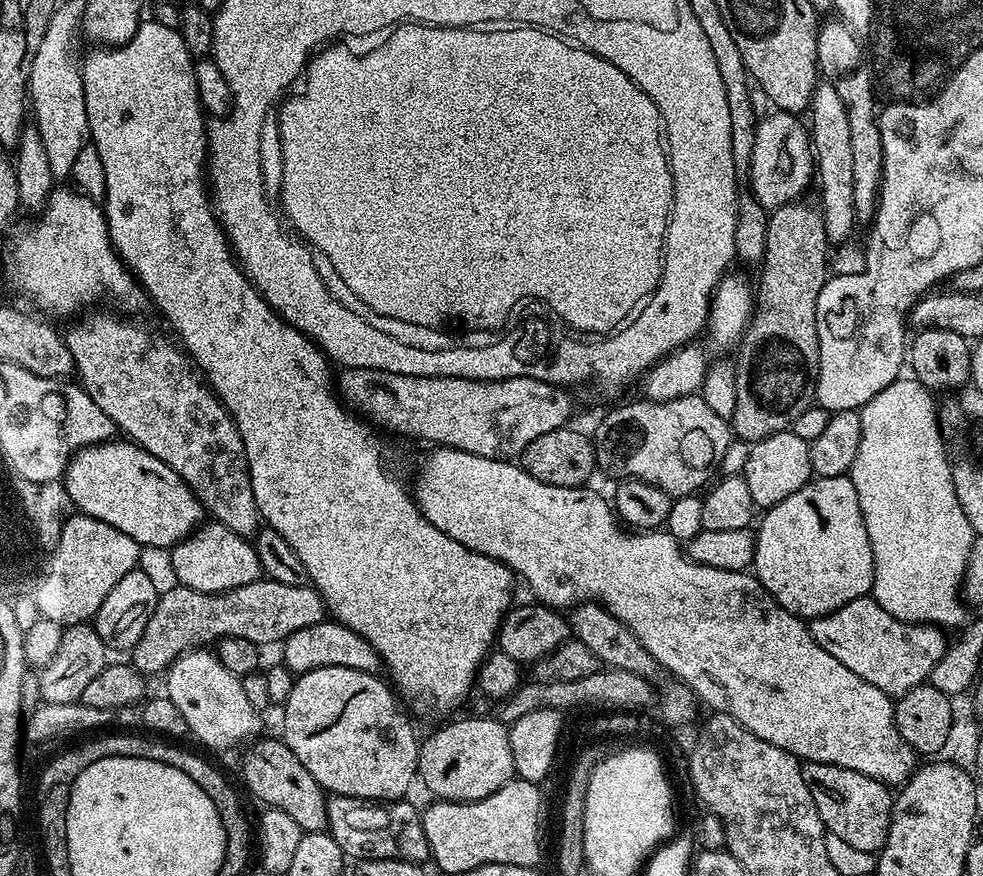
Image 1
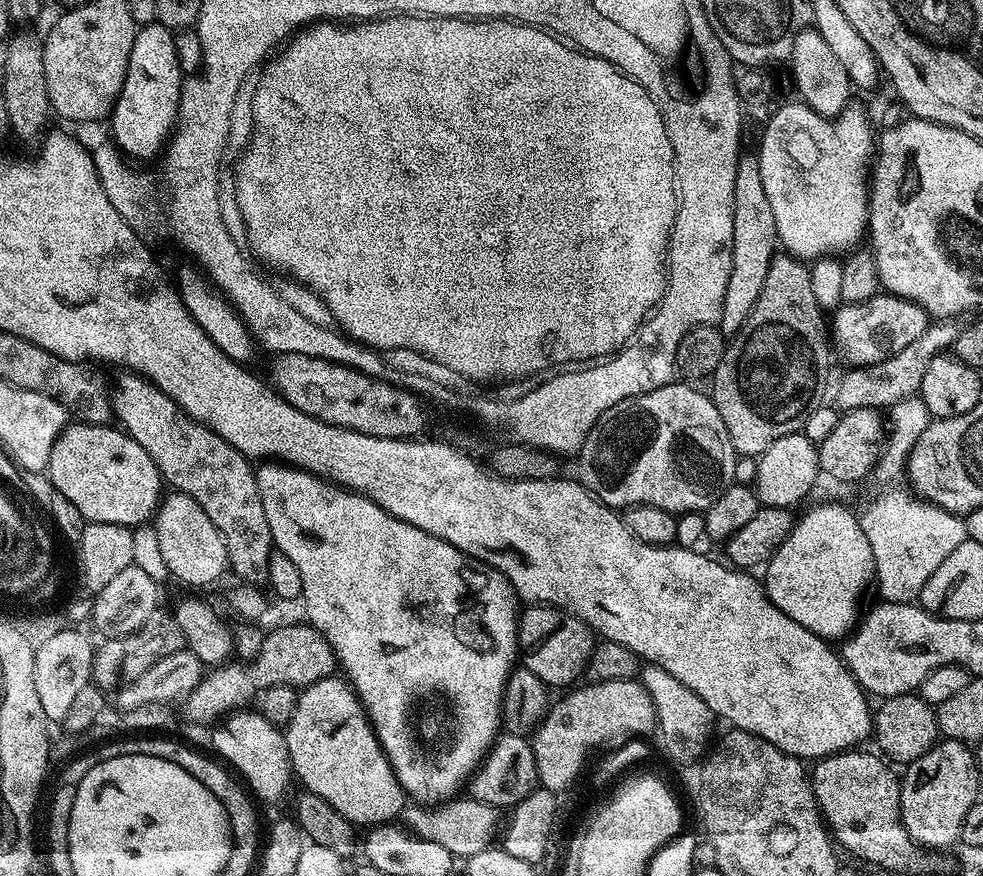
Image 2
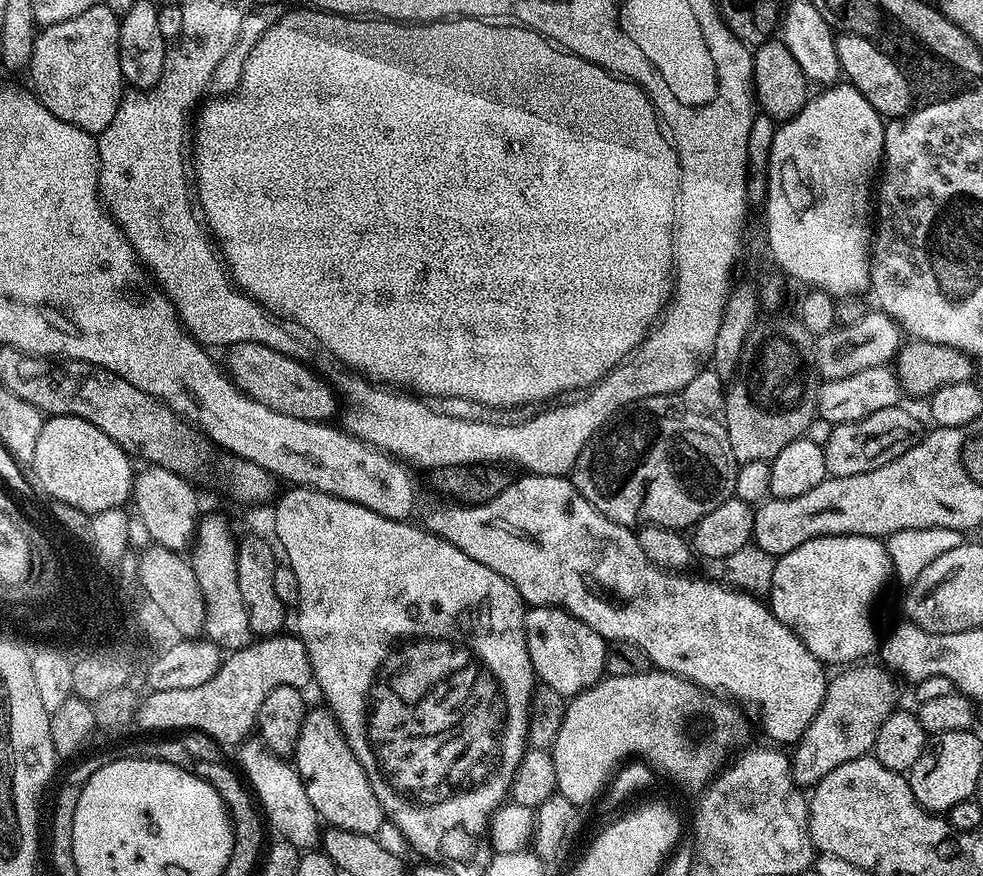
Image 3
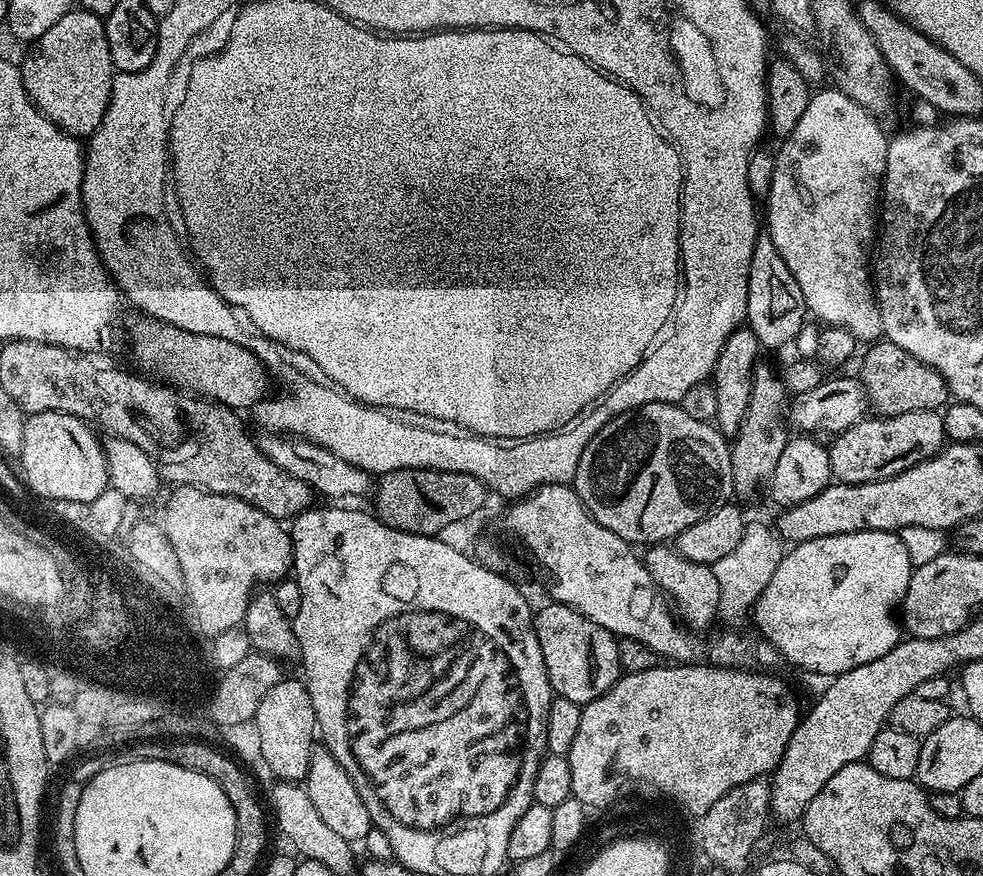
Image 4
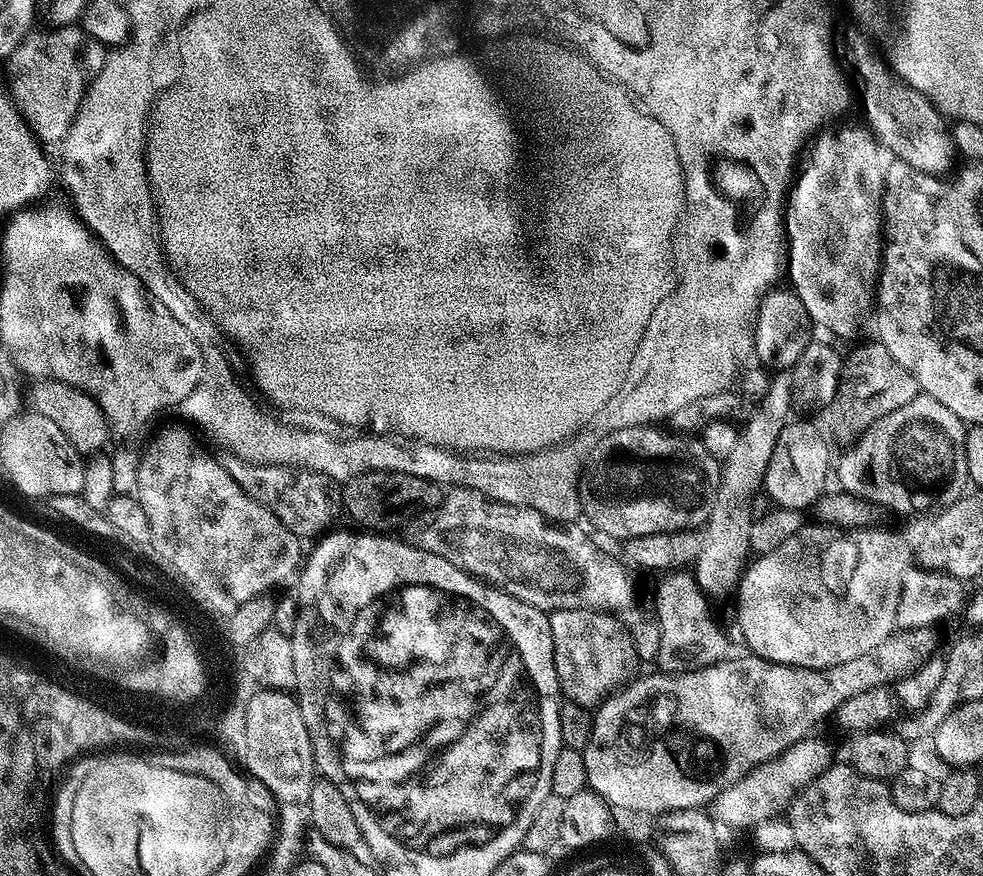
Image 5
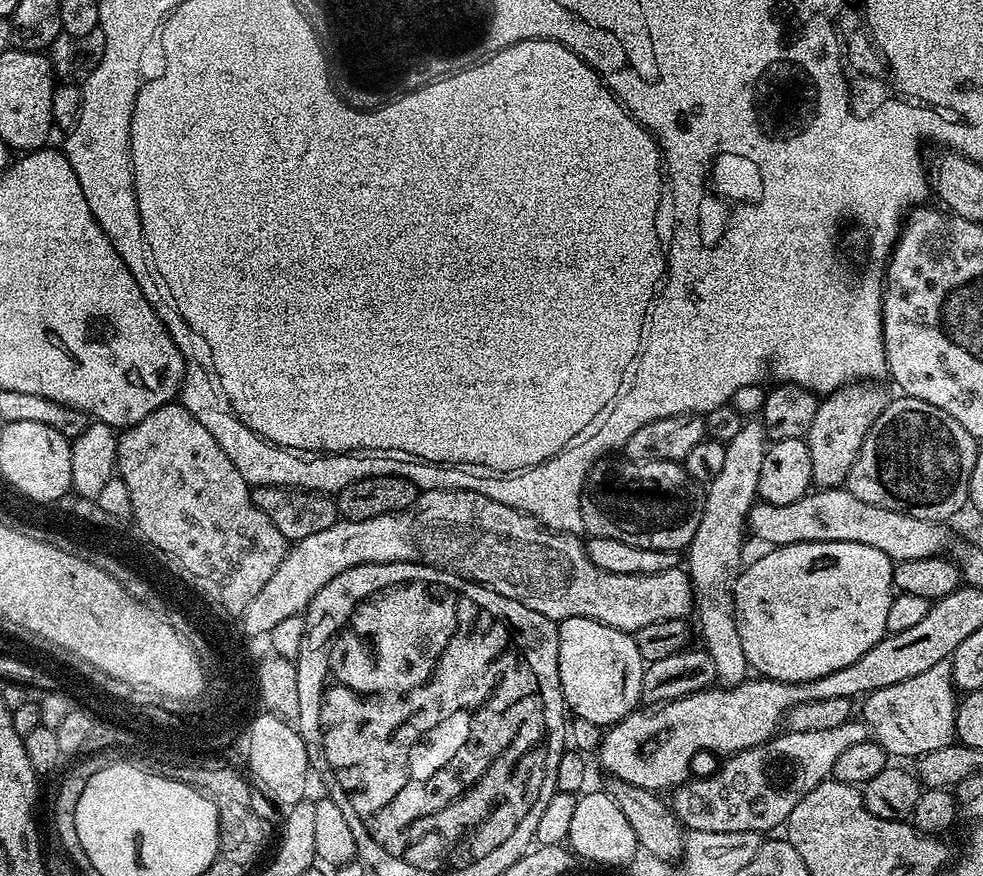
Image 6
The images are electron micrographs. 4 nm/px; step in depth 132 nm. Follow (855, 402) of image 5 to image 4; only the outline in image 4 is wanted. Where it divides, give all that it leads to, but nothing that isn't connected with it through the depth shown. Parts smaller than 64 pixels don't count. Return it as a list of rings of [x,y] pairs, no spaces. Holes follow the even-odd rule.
[[[886,338],[873,343],[860,364],[858,379],[863,385],[867,407],[876,416],[897,416],[907,412],[935,412],[949,403],[948,384],[926,362],[918,362],[914,354],[906,354],[902,346],[894,346]]]

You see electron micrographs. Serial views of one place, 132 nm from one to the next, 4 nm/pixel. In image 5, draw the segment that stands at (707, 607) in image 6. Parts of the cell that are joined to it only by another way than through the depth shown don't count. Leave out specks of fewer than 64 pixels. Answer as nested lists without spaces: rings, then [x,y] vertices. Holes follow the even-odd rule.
[[[776,374],[771,377],[769,392],[764,400],[761,400],[753,414],[748,420],[748,425],[740,428],[740,437],[738,438],[738,446],[730,454],[730,458],[722,461],[720,470],[720,489],[718,490],[718,498],[714,498],[714,510],[710,510],[710,518],[707,524],[703,525],[704,545],[702,546],[702,554],[698,554],[694,565],[694,575],[701,589],[708,593],[709,597],[724,596],[733,591],[740,581],[740,577],[744,570],[742,564],[746,554],[749,555],[750,549],[750,530],[754,519],[752,513],[752,499],[759,493],[764,486],[764,475],[766,474],[766,466],[770,466],[770,454],[774,454],[774,442],[778,442],[778,434],[782,434],[784,425],[789,423],[790,415],[788,411],[794,403],[794,391],[791,375]]]

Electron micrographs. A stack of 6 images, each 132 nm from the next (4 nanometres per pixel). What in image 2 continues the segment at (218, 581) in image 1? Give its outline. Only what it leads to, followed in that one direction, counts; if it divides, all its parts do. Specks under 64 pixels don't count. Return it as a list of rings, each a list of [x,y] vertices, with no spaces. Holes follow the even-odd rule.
[[[169,491],[163,497],[162,505],[154,518],[156,524],[156,548],[160,551],[160,560],[164,568],[176,580],[200,588],[203,584],[212,584],[223,572],[229,571],[228,555],[222,534],[206,518],[206,510],[194,502],[185,492]]]

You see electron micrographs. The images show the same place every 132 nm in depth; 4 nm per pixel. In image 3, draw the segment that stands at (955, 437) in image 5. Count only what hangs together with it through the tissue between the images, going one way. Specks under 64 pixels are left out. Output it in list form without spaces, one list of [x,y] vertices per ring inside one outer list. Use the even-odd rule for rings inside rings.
[[[902,407],[876,410],[861,420],[835,425],[828,441],[822,444],[828,476],[866,474],[878,470],[878,466],[886,466],[886,462],[894,462],[894,458],[910,450],[918,439],[916,420]]]

